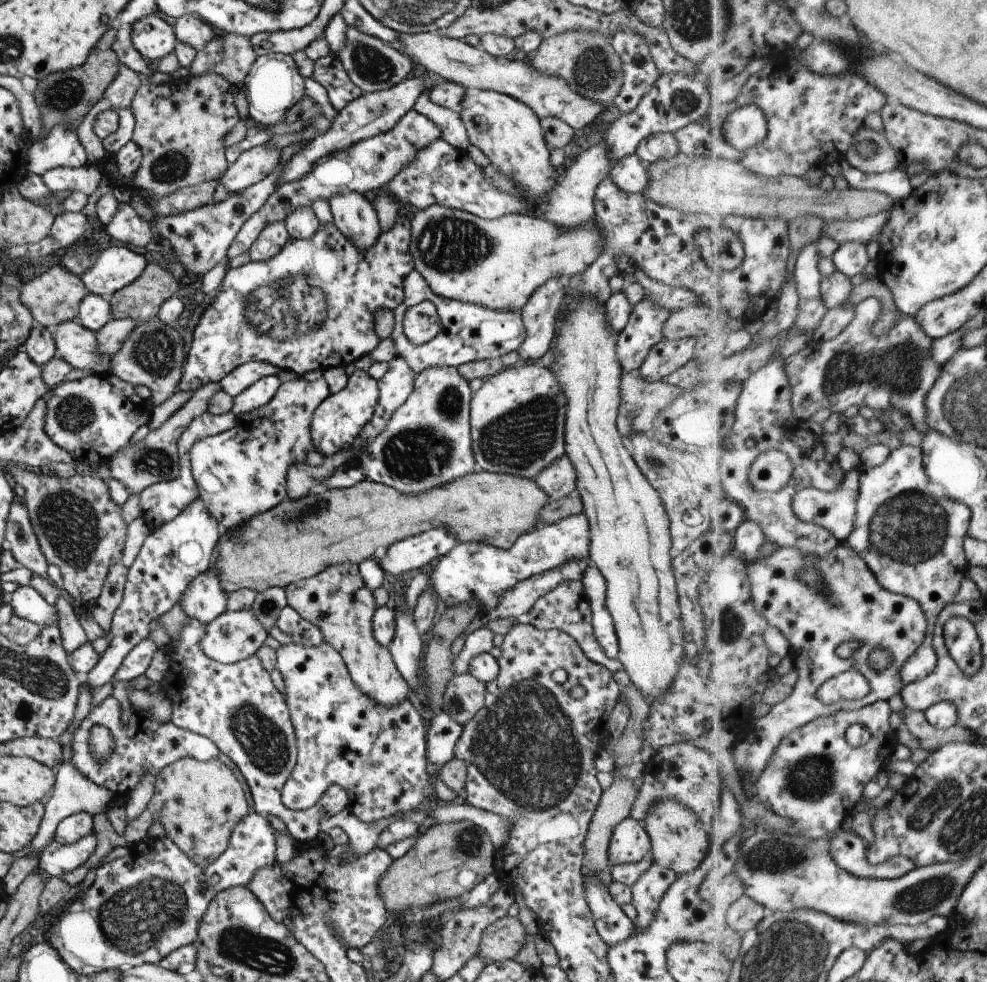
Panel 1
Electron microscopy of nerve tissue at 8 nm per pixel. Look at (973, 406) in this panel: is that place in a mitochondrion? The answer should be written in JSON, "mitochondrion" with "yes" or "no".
{"mitochondrion":"yes"}

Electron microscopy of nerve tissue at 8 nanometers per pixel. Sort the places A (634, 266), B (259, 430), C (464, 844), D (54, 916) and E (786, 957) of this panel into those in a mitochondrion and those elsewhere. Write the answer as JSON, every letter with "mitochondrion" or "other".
{"A":"other","B":"other","C":"mitochondrion","D":"other","E":"mitochondrion"}

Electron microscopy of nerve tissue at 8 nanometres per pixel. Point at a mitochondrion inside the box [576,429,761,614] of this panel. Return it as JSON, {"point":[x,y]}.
{"point":[657,464]}

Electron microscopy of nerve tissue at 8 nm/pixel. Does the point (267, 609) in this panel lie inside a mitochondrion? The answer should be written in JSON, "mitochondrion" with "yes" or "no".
{"mitochondrion":"yes"}

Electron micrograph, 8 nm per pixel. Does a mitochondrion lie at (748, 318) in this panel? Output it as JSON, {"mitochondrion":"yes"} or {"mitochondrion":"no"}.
{"mitochondrion":"no"}

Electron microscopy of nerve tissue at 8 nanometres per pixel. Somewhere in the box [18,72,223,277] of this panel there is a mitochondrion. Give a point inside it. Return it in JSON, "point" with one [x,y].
{"point":[64,92]}

